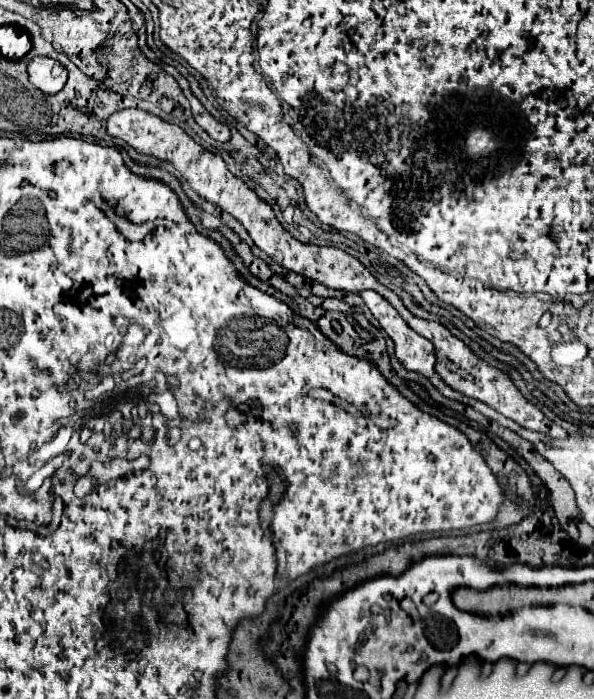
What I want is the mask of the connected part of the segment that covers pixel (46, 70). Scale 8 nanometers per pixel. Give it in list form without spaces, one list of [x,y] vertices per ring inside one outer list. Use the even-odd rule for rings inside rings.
[[[38,57],[28,65],[30,83],[46,95],[56,95],[66,85],[66,67],[54,59]]]

